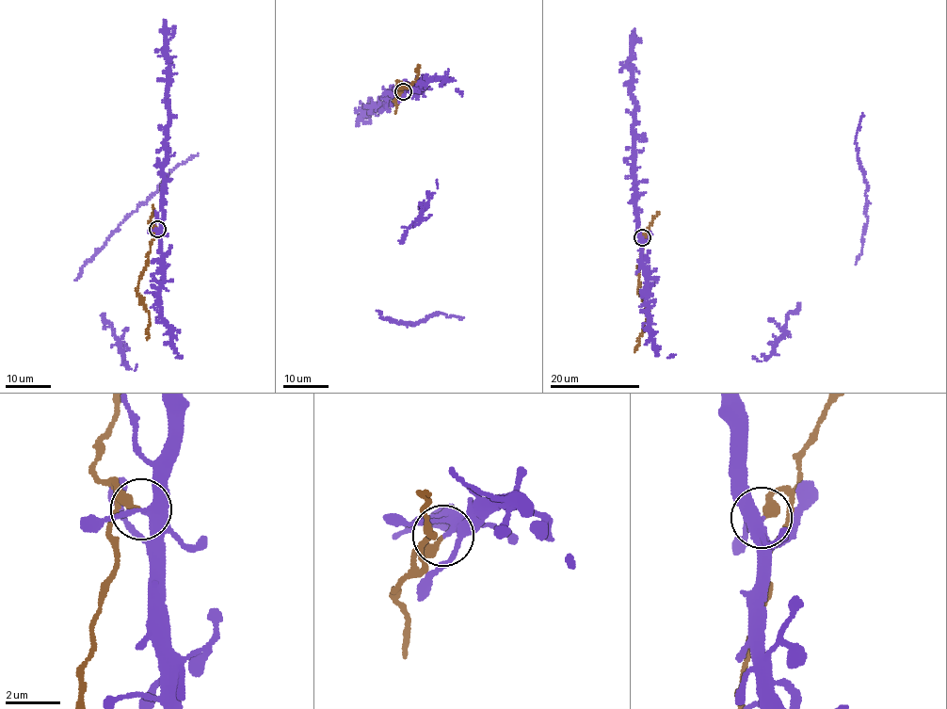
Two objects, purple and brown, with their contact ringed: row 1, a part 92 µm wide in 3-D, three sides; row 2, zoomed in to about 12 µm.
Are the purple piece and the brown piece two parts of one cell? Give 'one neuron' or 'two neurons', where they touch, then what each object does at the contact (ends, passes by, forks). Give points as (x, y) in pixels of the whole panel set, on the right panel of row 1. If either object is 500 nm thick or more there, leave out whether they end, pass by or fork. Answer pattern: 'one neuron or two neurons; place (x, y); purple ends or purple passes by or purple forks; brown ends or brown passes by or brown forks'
two neurons; place (642, 237); purple forks; brown ends

